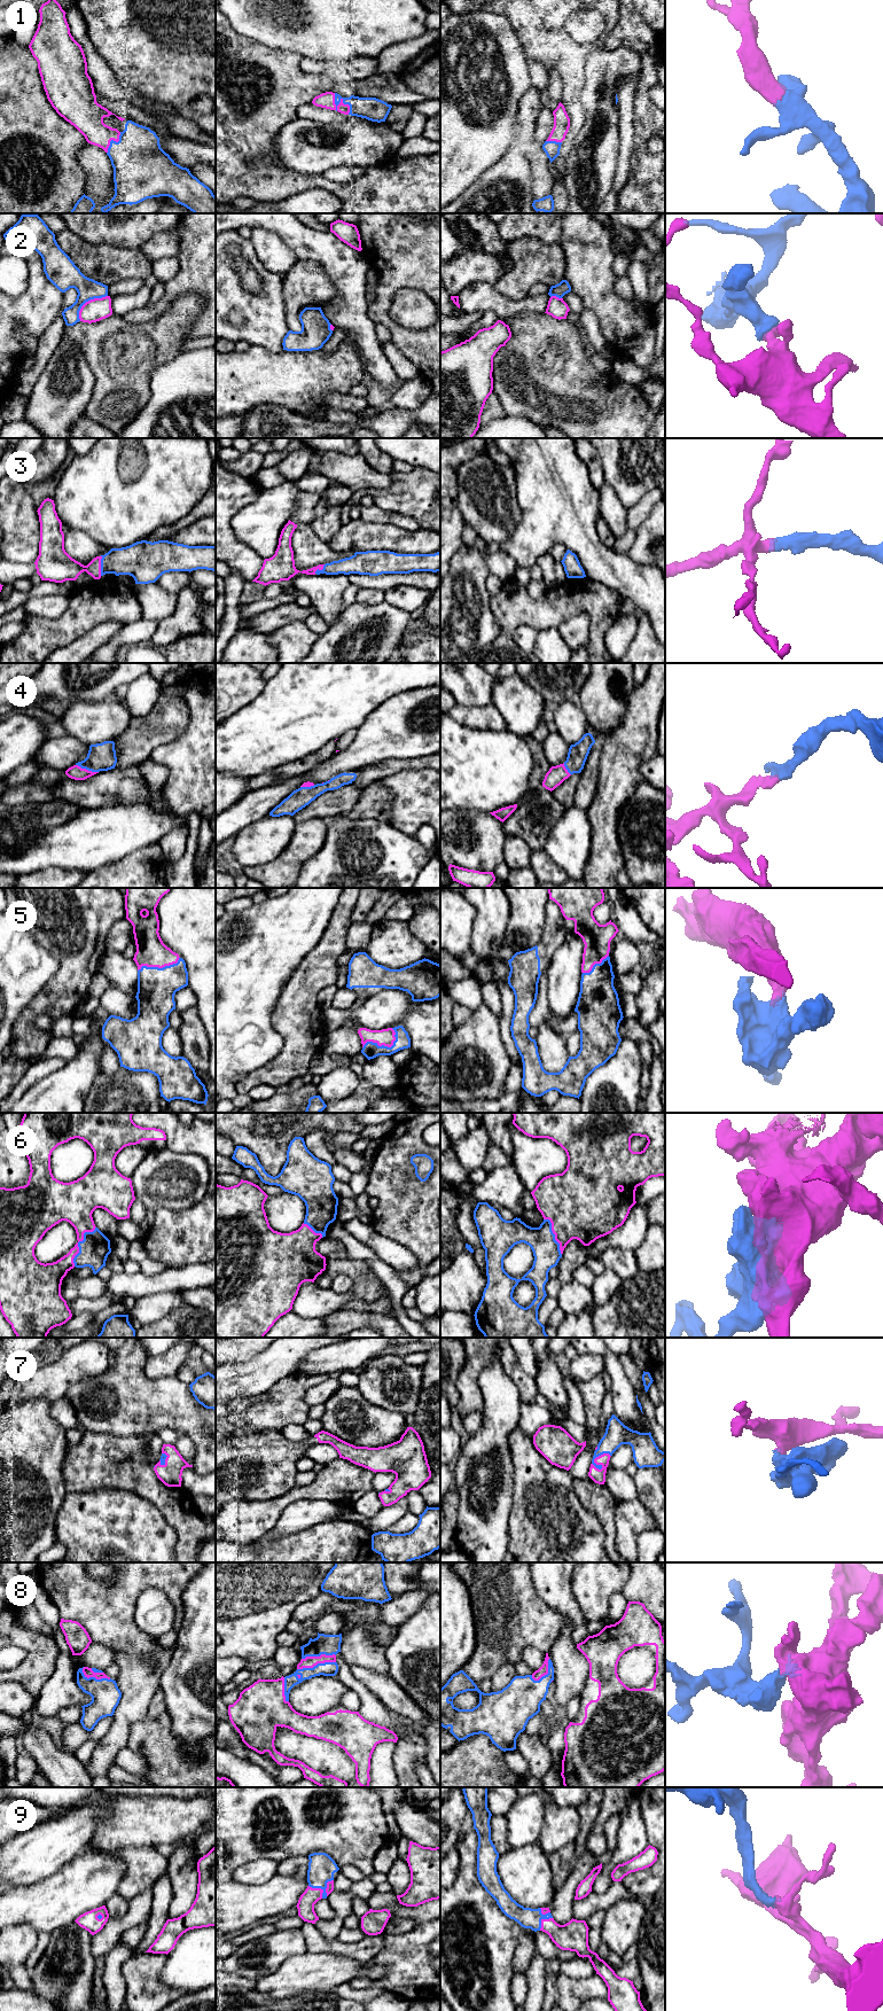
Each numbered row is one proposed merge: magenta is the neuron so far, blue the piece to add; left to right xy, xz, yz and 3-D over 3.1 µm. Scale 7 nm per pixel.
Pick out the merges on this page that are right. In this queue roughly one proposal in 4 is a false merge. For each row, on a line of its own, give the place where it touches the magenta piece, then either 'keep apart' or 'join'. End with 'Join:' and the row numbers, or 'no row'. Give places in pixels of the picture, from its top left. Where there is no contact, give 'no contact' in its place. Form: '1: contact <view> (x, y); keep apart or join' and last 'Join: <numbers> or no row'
1: contact xz (341, 101); join
2: contact xy (88, 301); keep apart
3: contact xy (100, 566); join
4: contact xy (87, 770); join
5: contact xz (382, 1044); join
6: contact xy (78, 1241); join
7: contact yz (601, 1455); join
8: contact xz (315, 1665); join
9: contact xz (322, 1889); join
Join: 1, 3, 4, 5, 6, 7, 8, 9

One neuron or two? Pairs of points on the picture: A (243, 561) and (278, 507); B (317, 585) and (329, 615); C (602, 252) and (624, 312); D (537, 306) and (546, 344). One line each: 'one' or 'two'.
A: two
B: one
C: one
D: two

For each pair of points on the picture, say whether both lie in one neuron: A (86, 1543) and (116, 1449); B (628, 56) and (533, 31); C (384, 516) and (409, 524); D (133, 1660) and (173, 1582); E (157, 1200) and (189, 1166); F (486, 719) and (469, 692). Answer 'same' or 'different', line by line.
A: different
B: different
C: same
D: same
E: same
F: different

